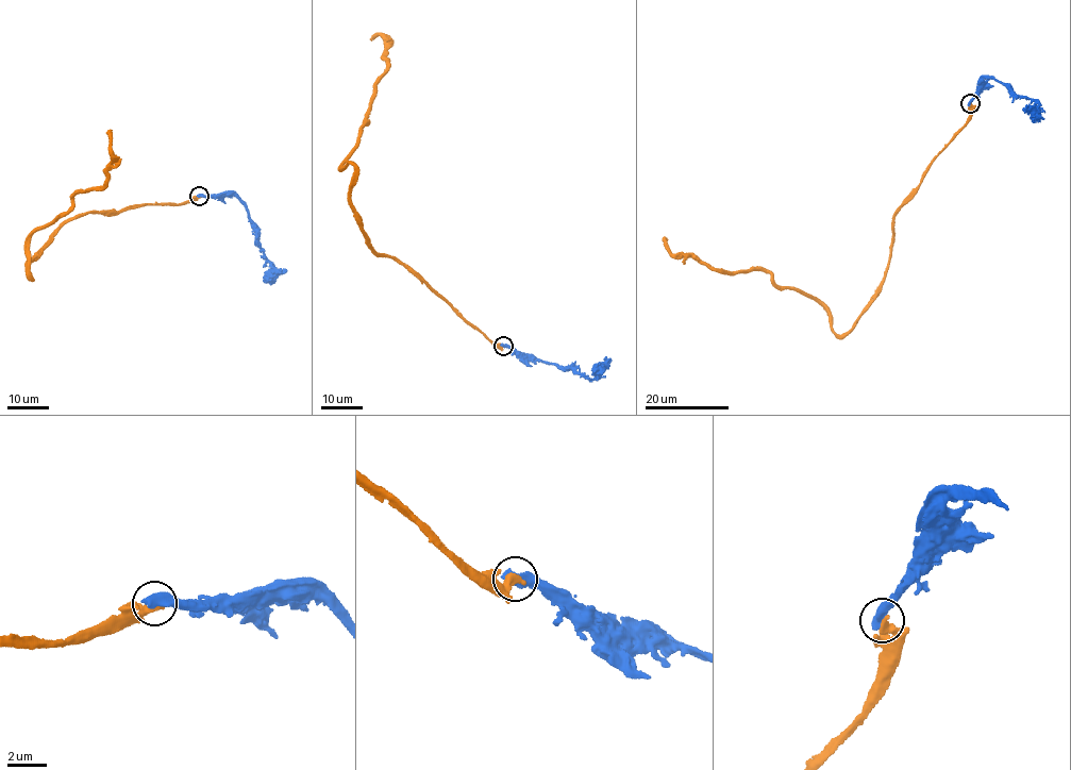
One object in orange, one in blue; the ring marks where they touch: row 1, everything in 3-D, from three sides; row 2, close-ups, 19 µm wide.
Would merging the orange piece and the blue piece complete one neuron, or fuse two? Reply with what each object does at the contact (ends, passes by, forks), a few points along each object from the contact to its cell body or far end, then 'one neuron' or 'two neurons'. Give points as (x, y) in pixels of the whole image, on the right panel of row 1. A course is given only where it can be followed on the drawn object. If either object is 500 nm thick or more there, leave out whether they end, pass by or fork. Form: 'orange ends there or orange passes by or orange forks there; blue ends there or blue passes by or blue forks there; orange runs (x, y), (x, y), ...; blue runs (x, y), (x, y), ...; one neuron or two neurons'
orange runs (970, 103), (899, 208), (882, 289), (847, 333), (766, 270), (707, 267), (666, 238); blue runs (970, 103), (987, 76), (1017, 95), (1036, 101), (1037, 106), (1022, 110); two neurons

